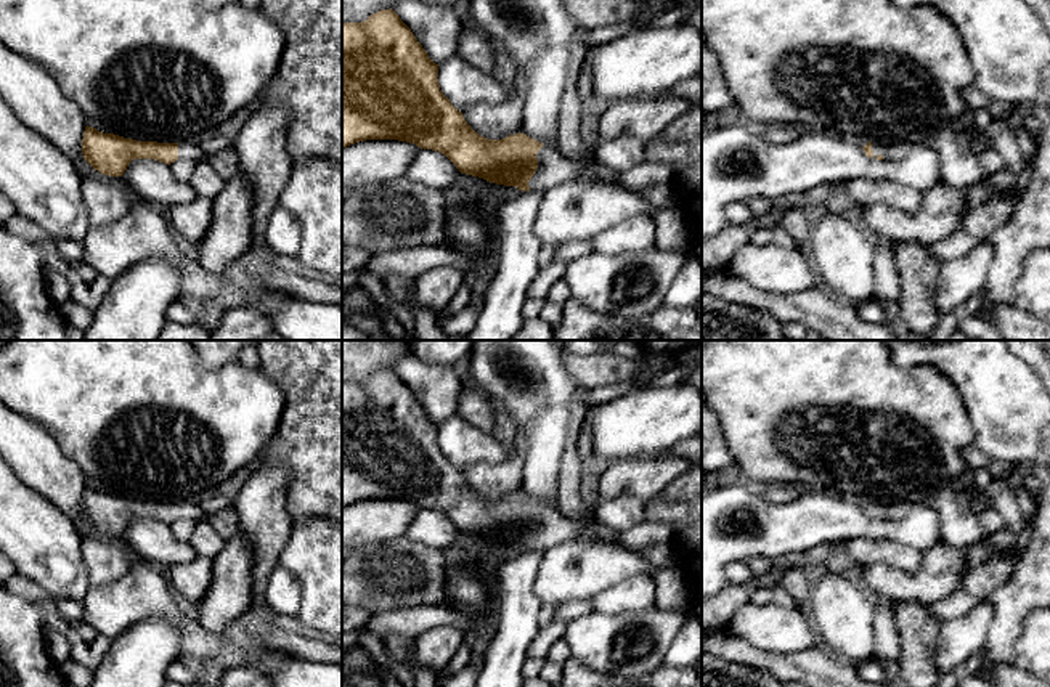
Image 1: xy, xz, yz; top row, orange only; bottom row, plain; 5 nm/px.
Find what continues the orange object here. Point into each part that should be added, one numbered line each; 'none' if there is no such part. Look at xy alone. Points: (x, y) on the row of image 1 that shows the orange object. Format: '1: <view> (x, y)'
1: xy (187, 150)

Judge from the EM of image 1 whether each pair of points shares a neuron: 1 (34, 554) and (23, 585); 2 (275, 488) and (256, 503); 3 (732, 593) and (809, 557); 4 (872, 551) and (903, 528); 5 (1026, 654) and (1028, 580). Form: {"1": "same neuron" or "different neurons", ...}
{"1": "different neurons", "2": "same neuron", "3": "same neuron", "4": "different neurons", "5": "different neurons"}

